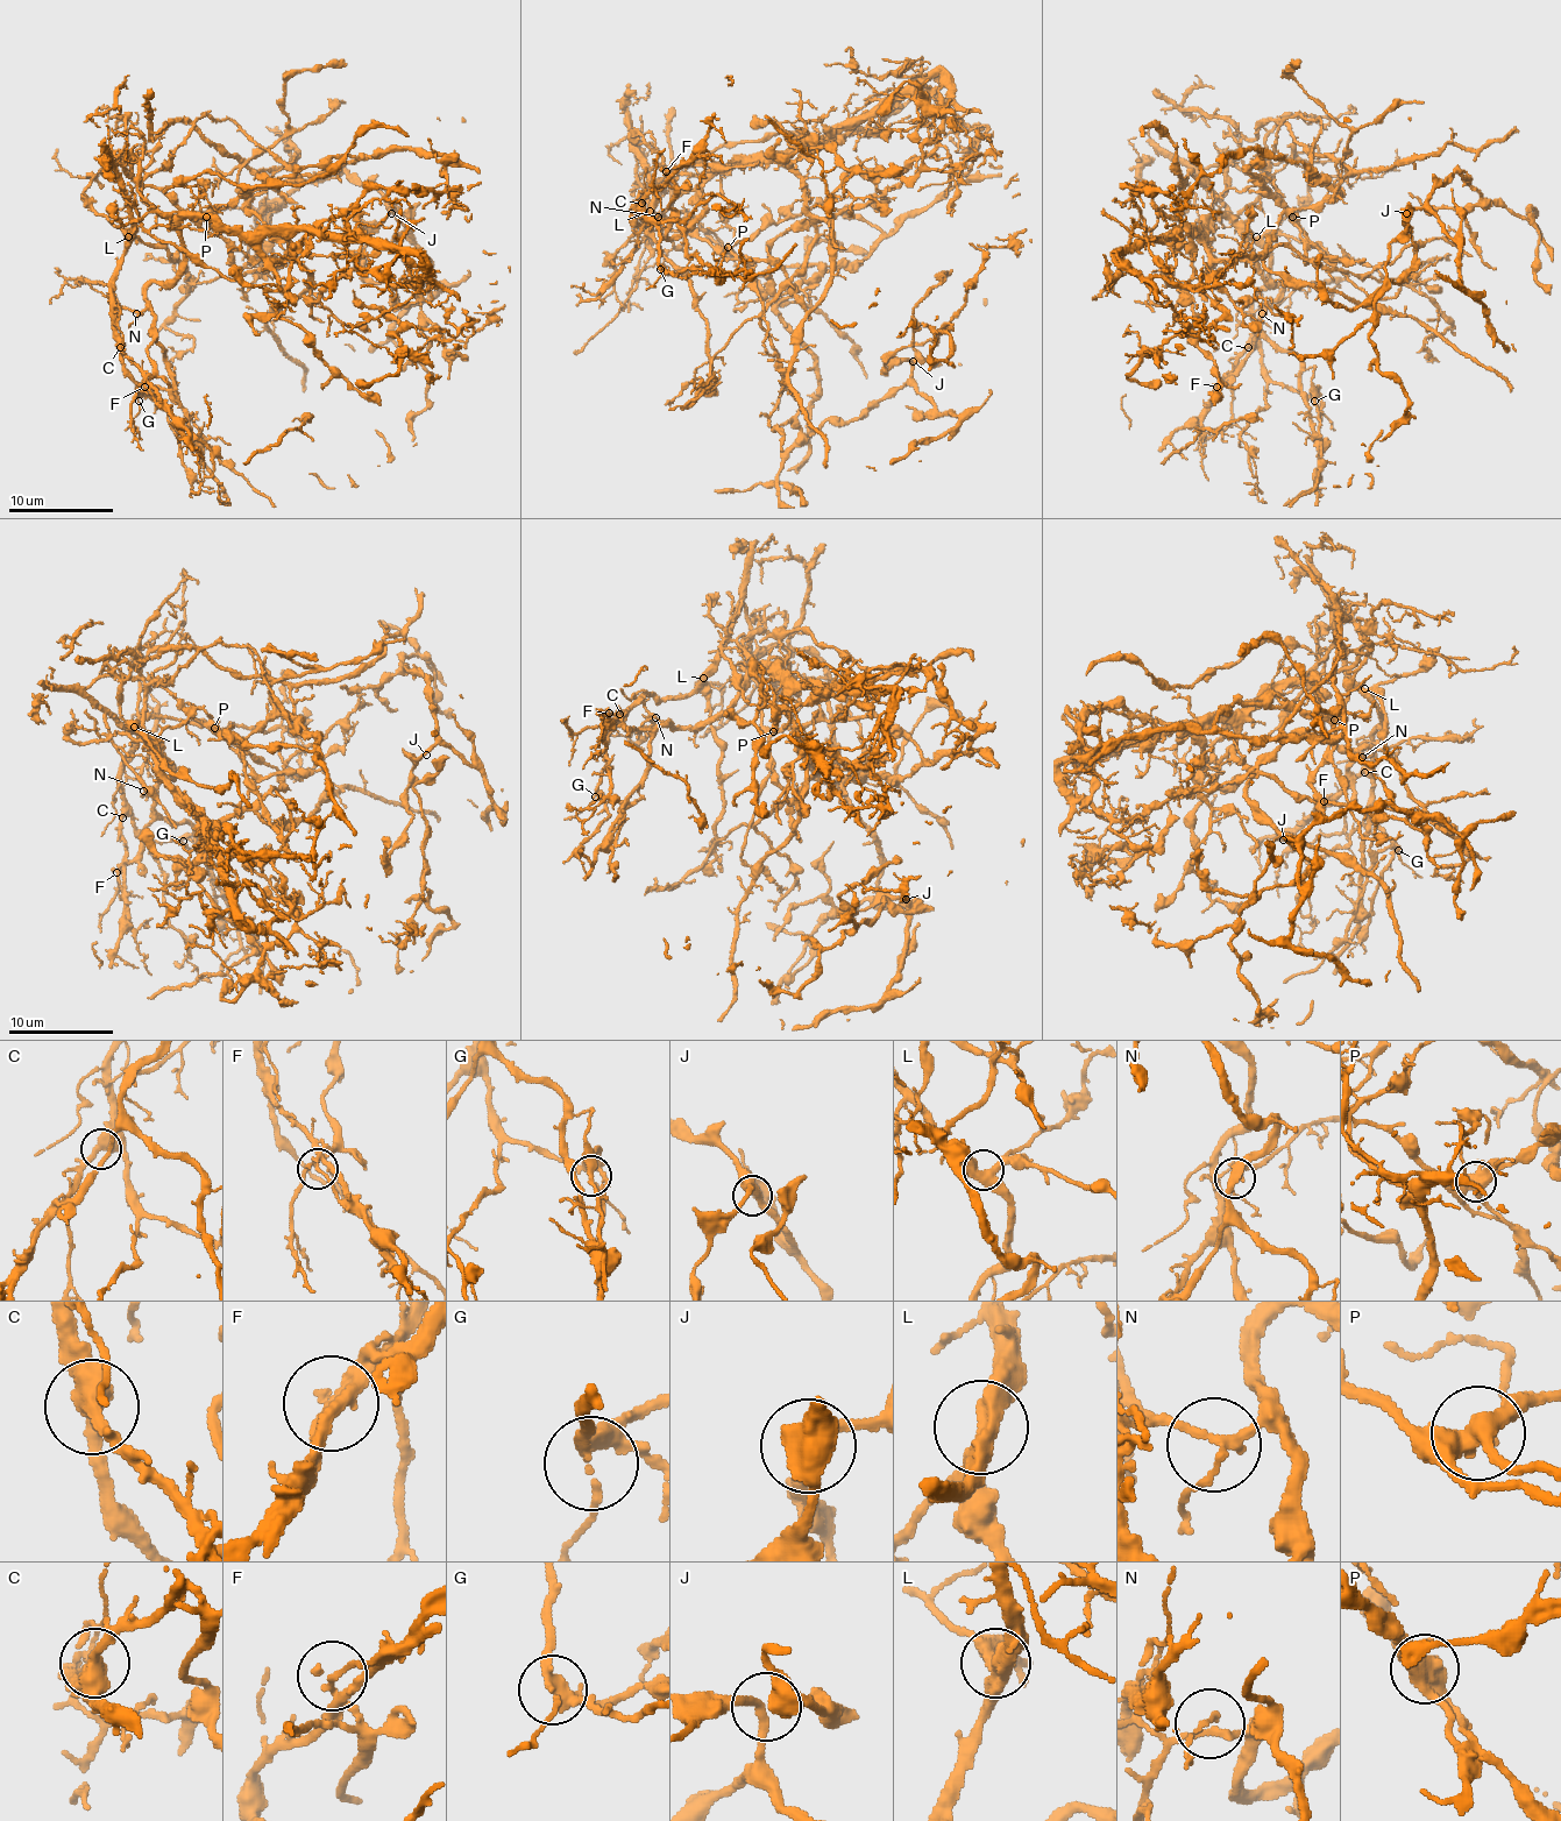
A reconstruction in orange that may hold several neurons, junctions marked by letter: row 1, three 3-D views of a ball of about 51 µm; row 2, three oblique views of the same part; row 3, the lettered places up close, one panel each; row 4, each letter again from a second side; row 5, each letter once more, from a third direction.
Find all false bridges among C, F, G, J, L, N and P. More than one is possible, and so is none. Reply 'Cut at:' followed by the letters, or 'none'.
Cut at: F, P

